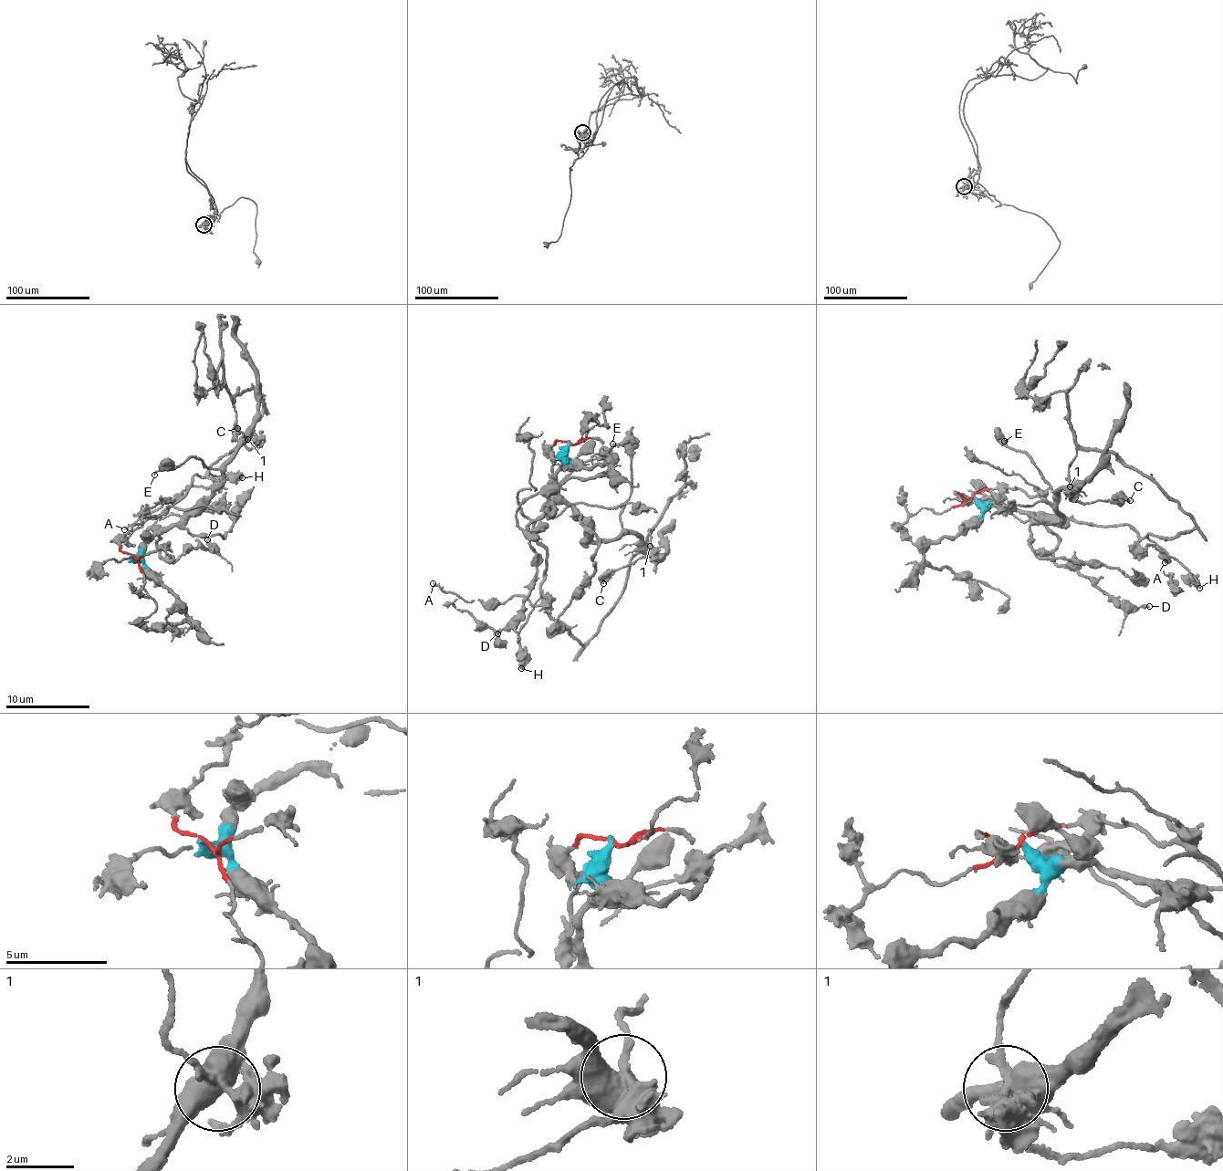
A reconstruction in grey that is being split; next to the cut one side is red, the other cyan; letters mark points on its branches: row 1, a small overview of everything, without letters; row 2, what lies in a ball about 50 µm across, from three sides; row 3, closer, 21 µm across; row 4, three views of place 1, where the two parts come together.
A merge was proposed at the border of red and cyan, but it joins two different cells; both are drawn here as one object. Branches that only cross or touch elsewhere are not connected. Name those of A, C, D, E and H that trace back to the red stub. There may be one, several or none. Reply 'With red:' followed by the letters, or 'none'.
With red: A, C, H

